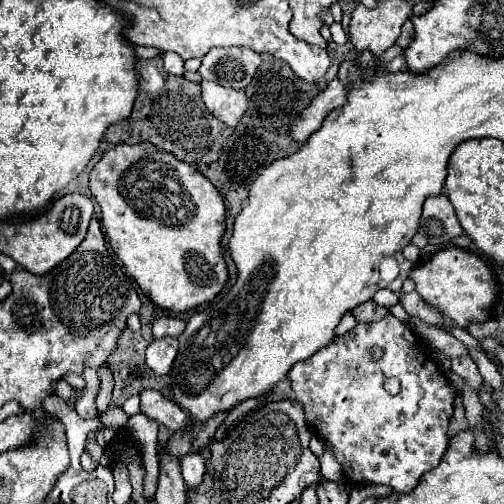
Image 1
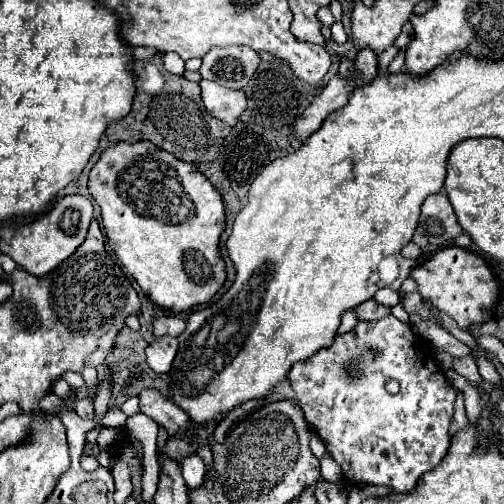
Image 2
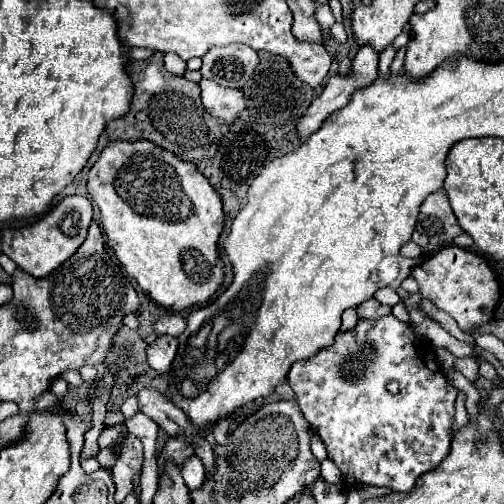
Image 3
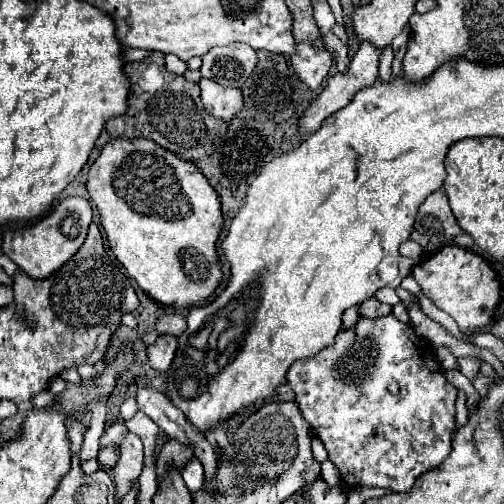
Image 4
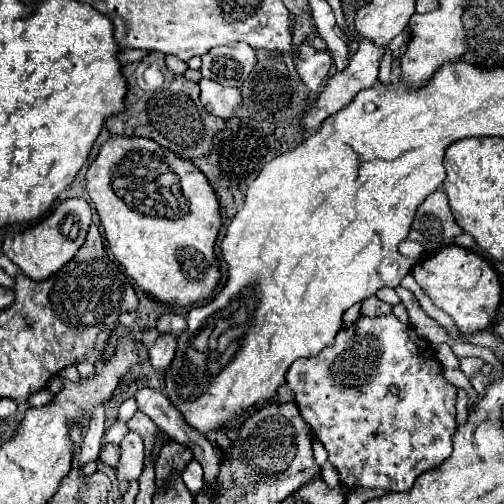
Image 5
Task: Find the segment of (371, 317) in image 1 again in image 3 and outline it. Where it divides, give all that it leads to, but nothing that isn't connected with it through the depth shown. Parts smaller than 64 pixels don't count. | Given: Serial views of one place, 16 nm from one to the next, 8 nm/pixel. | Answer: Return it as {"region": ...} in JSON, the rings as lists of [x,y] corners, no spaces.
{"region":[[[370,298],[370,300],[366,300],[366,302],[362,302],[358,306],[358,316],[360,318],[370,318],[370,320],[388,316],[390,312],[392,312],[392,308],[386,306],[386,304],[380,304],[376,298]]]}

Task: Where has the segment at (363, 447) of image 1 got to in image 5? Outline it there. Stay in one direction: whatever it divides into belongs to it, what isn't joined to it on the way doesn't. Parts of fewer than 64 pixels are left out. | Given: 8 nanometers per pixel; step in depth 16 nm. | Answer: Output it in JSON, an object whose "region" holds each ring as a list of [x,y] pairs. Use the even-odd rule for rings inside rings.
{"region":[[[394,314],[388,316],[360,316],[358,322],[354,322],[348,328],[342,328],[336,334],[334,344],[326,346],[318,356],[310,356],[310,358],[300,358],[296,360],[288,374],[286,374],[286,384],[292,388],[292,392],[296,394],[296,404],[298,410],[304,418],[304,422],[310,426],[312,430],[312,440],[322,442],[322,446],[328,450],[328,462],[336,468],[338,476],[340,476],[340,484],[348,490],[354,492],[356,488],[382,488],[382,490],[390,490],[390,492],[408,492],[412,488],[412,484],[416,482],[416,478],[438,466],[442,460],[446,460],[452,454],[452,434],[456,432],[458,424],[456,424],[456,386],[452,386],[444,376],[442,376],[442,368],[438,364],[438,360],[434,358],[434,350],[430,342],[420,340],[420,336],[416,334],[416,330],[408,324],[402,324]],[[390,386],[398,388],[398,394],[390,392]]]}

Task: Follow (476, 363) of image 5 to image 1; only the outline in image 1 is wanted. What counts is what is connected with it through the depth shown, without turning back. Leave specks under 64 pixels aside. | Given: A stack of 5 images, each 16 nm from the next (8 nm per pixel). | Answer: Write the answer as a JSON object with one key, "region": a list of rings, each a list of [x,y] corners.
{"region":[[[460,356],[460,358],[452,358],[452,370],[462,376],[472,388],[480,388],[482,384],[482,376],[474,364],[474,360],[470,356]]]}

